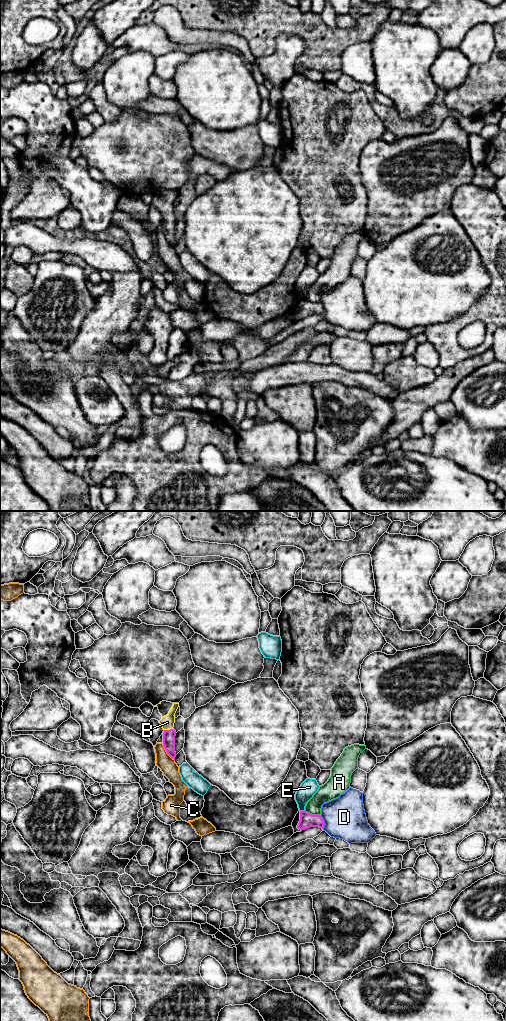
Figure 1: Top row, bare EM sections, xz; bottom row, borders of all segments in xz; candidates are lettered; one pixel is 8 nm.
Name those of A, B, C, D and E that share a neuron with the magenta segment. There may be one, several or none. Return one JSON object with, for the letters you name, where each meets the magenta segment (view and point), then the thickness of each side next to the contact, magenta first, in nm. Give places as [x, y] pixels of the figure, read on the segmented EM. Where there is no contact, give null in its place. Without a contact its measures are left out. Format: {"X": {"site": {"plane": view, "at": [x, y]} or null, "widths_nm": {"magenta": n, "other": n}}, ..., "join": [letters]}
{"B": {"site": {"plane": "xz", "at": [168, 730]}, "widths_nm": {"magenta": 100, "other": 110}}, "join": ["B"]}

